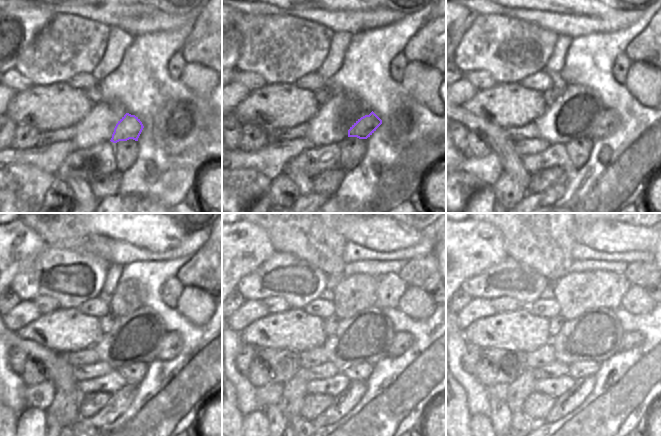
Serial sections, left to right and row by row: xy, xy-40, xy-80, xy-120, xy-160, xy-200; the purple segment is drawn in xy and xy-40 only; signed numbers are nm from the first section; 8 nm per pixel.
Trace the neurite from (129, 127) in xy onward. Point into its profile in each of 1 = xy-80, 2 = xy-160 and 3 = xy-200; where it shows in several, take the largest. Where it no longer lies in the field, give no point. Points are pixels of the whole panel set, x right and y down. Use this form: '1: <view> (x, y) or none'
1: xy-80 (608, 122)
2: xy-160 (401, 342)
3: xy-200 (632, 340)

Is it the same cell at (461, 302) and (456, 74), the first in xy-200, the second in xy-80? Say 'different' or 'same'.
same

